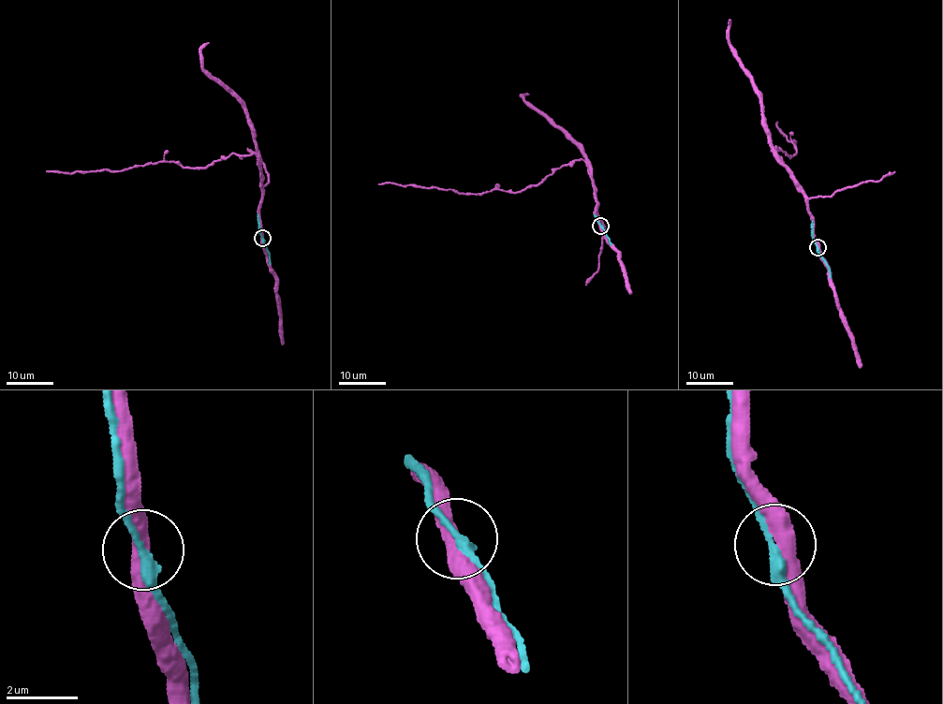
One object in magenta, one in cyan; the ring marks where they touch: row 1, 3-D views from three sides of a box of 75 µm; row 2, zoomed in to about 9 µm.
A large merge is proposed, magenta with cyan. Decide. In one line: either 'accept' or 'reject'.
accept

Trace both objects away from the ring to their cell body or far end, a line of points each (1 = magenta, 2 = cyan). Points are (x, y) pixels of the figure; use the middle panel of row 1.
1: (600, 225), (592, 172), (582, 159), (563, 165), (537, 185), (517, 192), (497, 189), (457, 192), (378, 183)
2: (600, 225), (611, 244)

